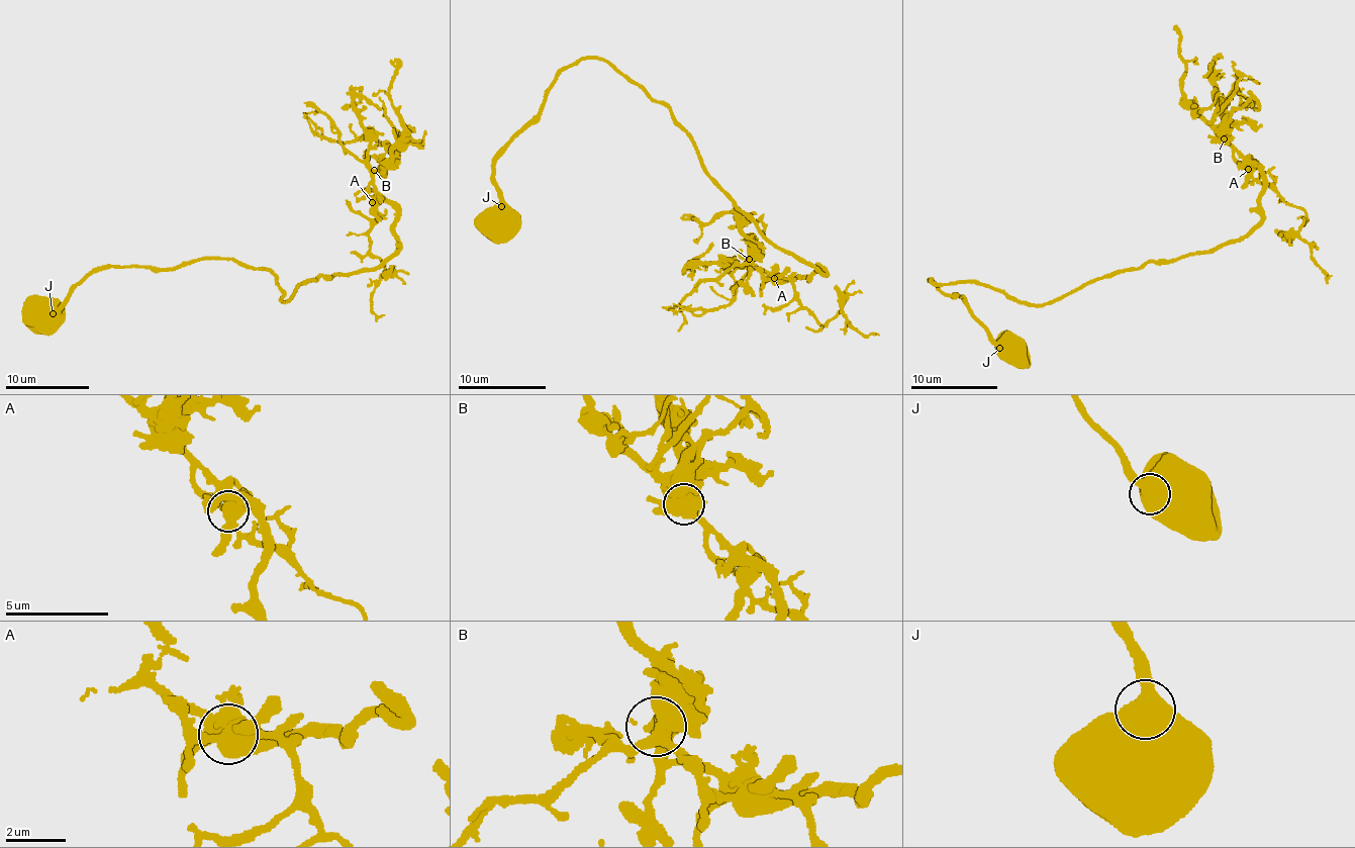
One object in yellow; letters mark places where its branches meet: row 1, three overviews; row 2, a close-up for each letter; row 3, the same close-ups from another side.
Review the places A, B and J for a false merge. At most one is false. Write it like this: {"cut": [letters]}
{"cut": []}

